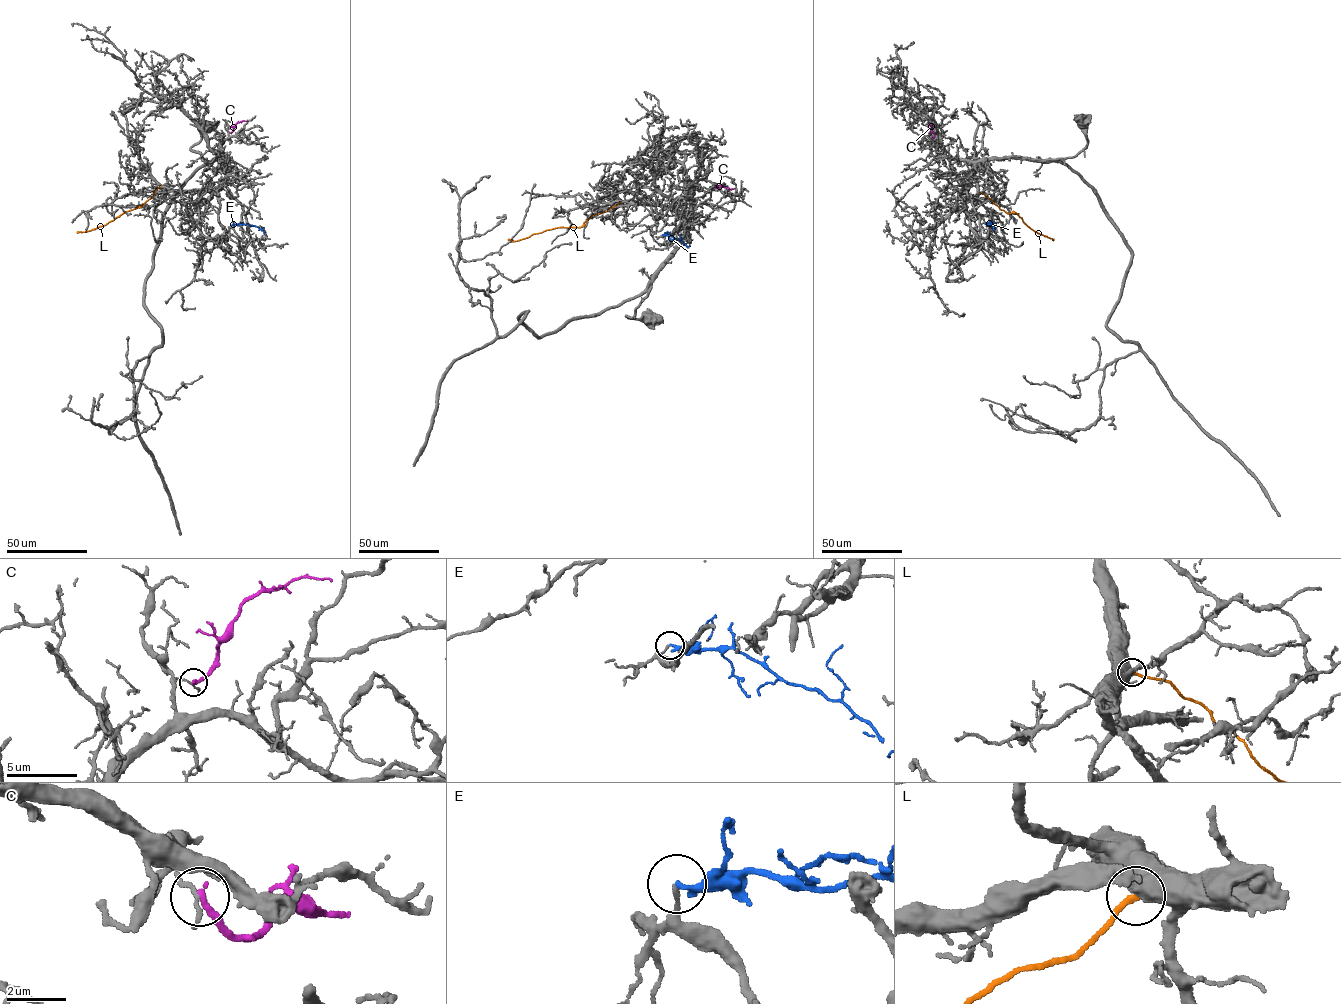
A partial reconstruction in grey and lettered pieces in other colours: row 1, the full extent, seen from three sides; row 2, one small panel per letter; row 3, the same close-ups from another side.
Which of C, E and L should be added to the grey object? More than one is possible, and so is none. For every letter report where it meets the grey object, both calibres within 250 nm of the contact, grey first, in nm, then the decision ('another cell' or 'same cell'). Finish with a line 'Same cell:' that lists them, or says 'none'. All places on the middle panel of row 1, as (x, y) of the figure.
C: contact (715, 186); calibres 150 and 280 nm; another cell
E: contact (662, 234); calibres 120 and 240 nm; another cell
L: contact (620, 202); calibres 750 and 200 nm; another cell
Same cell: none

